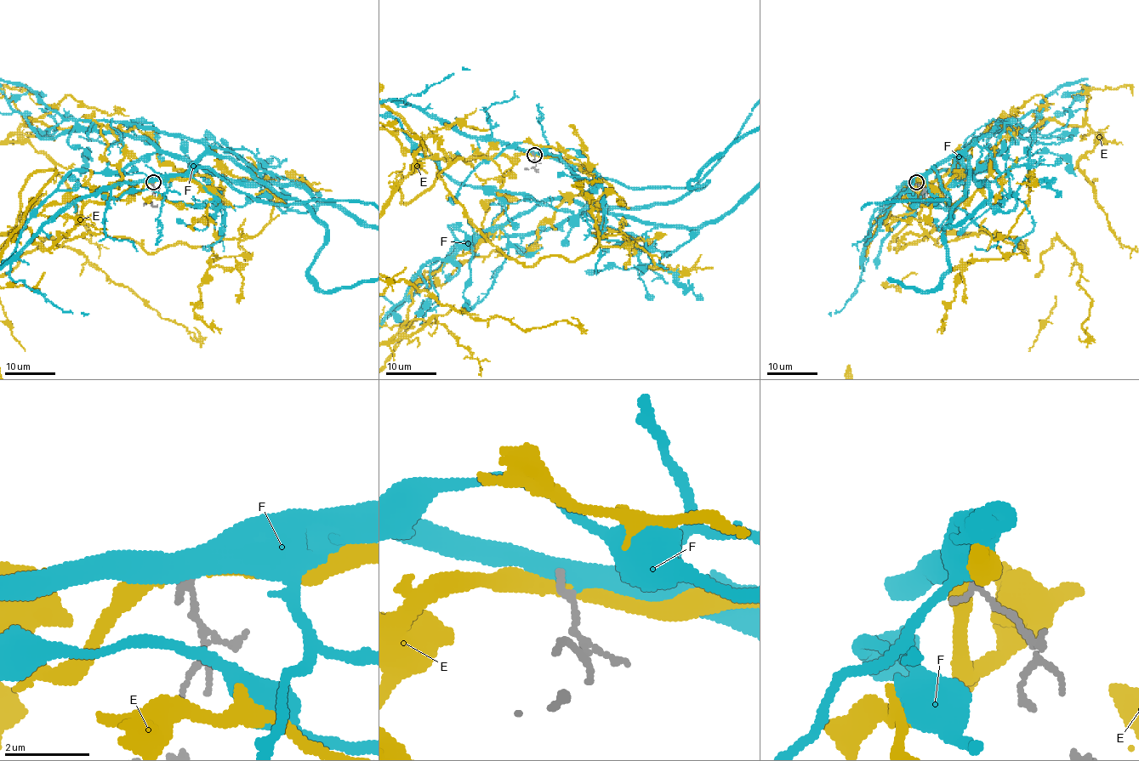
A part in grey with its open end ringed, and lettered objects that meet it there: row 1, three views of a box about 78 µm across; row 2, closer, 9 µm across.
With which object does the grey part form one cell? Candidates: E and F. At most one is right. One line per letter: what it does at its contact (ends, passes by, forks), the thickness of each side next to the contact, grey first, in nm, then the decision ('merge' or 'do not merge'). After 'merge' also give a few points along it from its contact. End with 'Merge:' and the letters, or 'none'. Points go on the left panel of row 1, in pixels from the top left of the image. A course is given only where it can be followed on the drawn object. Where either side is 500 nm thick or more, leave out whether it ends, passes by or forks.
E: it passes by; calibres 190 and 360 nm; do not merge
F: it passes by; calibres 190 and 460 nm; merge; course (154, 182), (208, 168), (239, 190), (284, 204), (374, 201)
Merge: F

